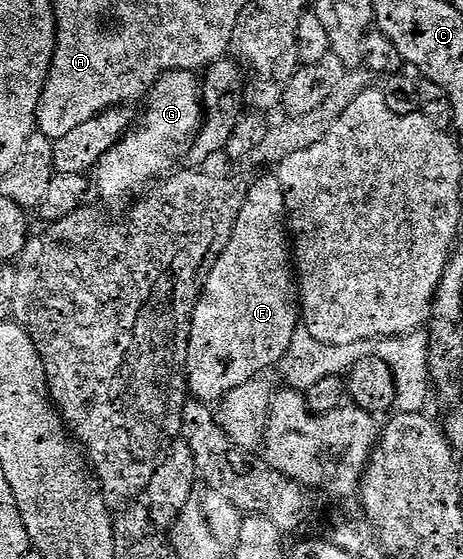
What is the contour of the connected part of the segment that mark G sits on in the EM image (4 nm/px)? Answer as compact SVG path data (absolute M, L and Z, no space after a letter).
M191 71L163 73L149 88L144 103L141 120L138 123L136 120L96 165L95 191L97 187L98 193L109 203L127 198L140 183L156 180L168 165L173 146L183 142L188 135L189 138L194 136L203 117L203 91L198 76Z

